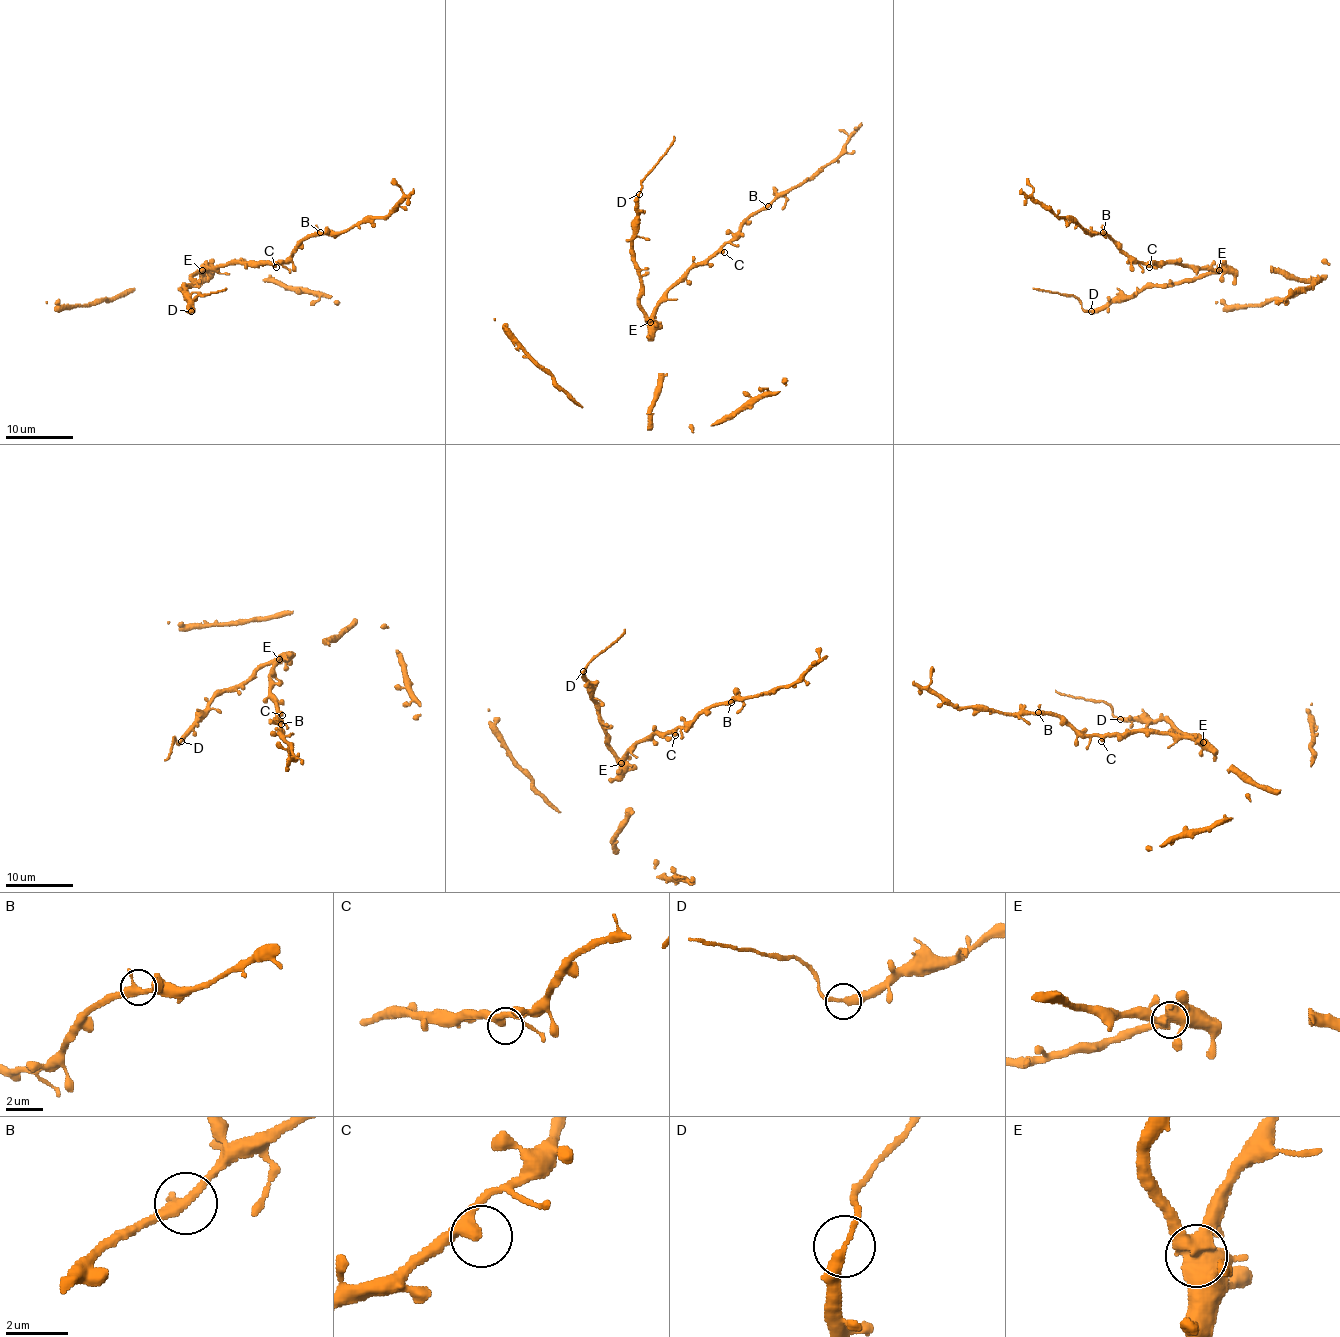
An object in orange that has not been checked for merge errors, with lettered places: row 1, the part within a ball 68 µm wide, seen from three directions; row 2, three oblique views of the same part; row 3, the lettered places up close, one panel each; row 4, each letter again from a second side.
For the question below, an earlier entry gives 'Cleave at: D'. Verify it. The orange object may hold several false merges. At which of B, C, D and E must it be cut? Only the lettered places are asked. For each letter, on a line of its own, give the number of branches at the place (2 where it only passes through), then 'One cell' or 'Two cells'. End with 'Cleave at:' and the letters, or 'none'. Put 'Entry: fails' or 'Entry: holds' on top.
Entry: holds
B: Branches: 2. One cell
C: Branches: 2. One cell
D: Branches: 2. Two cells
E: Branches: 4. One cell
Cleave at: D

